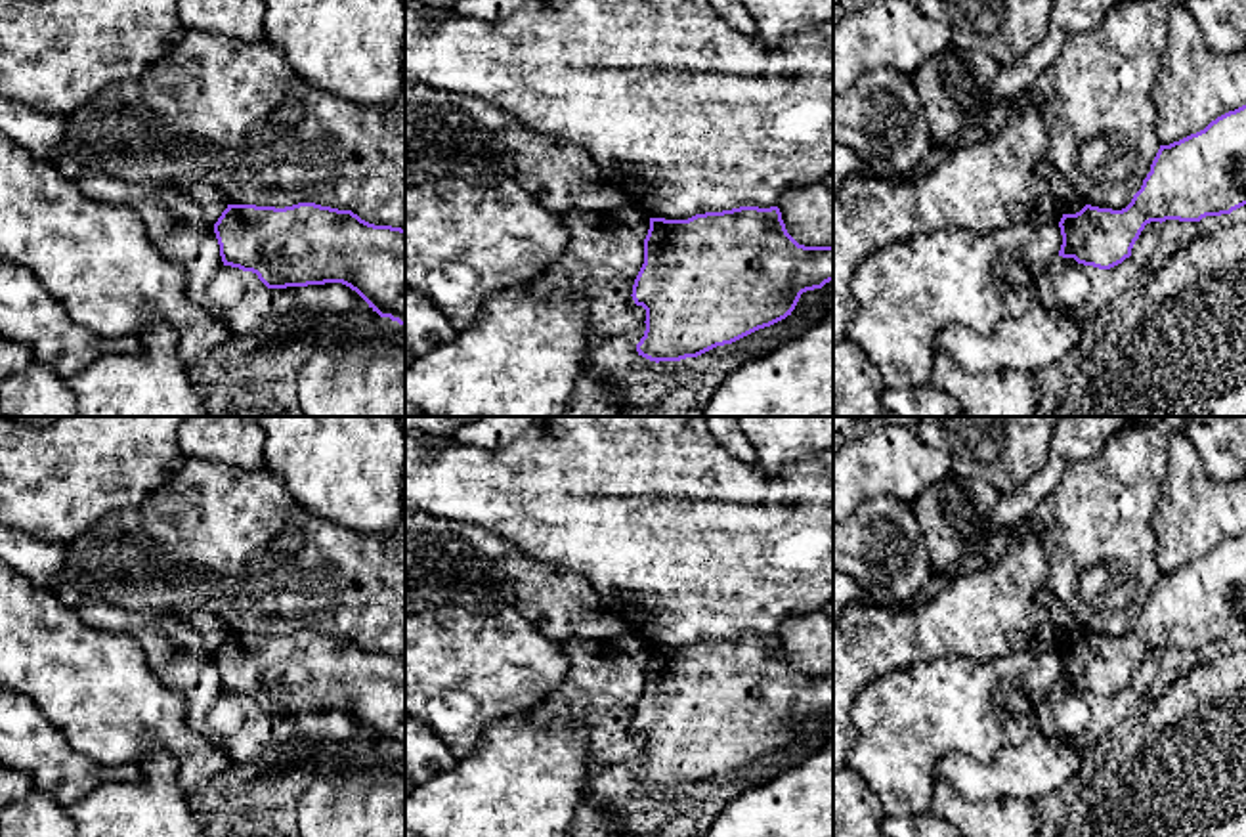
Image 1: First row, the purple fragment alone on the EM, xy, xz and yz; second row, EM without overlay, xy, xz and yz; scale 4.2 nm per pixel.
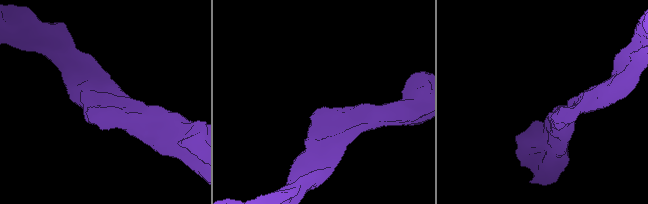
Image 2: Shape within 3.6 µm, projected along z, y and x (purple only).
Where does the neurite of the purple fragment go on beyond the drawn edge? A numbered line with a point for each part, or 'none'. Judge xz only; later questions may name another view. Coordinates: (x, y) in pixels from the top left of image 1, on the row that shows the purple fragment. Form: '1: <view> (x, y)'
none

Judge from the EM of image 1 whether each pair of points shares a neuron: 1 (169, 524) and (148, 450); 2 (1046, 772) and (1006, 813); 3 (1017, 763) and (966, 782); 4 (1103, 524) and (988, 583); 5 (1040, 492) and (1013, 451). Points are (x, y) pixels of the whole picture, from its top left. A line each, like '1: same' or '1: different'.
1: different
2: different
3: same
4: different
5: different

